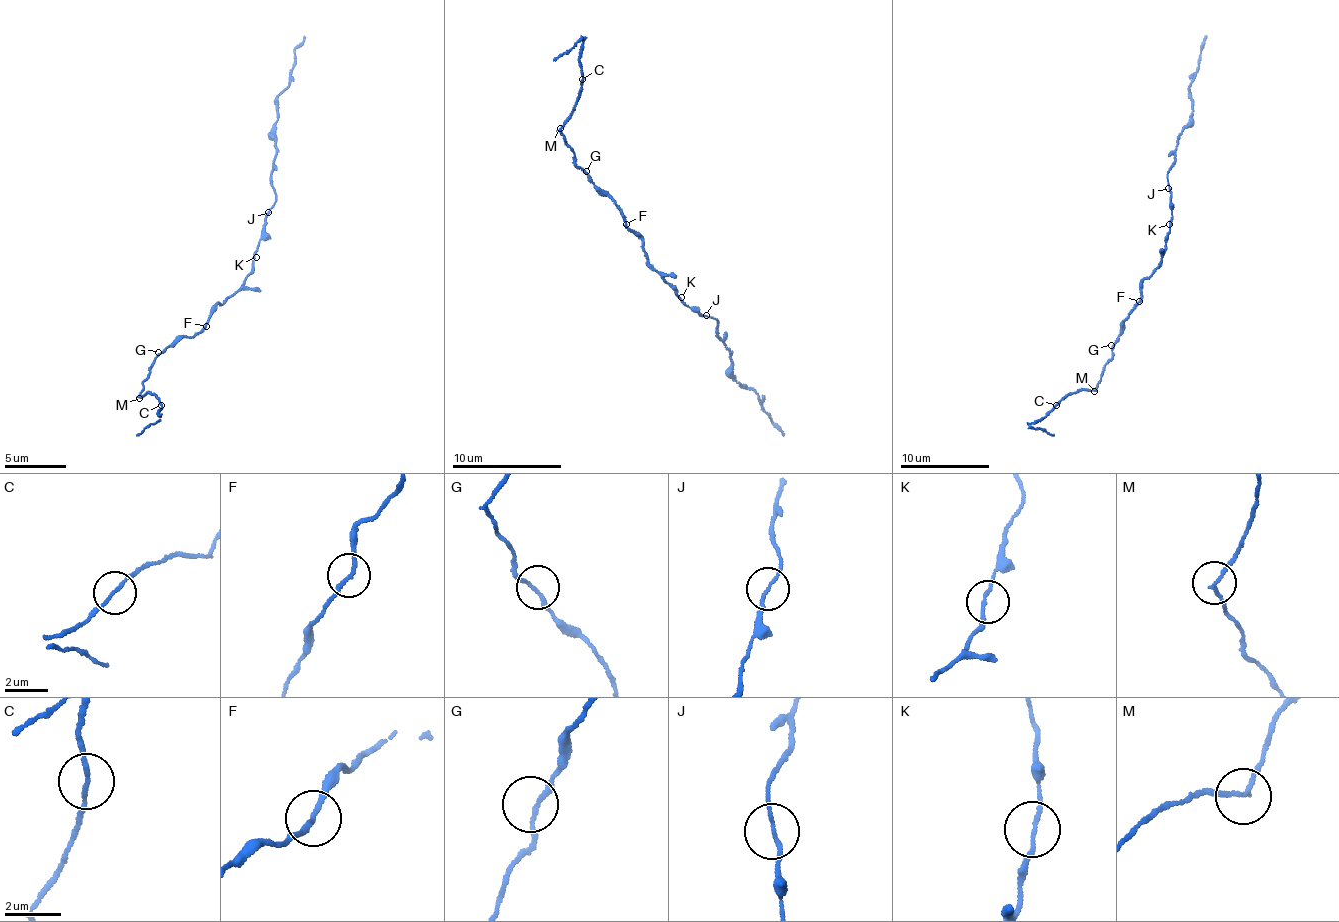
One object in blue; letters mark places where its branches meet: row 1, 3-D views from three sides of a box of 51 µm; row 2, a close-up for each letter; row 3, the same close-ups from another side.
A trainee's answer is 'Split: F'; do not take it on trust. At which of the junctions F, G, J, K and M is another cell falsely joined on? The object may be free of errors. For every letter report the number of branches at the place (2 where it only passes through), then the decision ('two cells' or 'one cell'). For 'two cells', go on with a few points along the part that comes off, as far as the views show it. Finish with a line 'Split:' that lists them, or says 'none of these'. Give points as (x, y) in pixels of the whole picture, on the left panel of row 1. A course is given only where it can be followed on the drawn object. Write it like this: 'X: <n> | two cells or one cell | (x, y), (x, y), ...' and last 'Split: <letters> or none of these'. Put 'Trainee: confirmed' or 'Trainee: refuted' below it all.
F: 2 | one cell
G: 2 | one cell
J: 2 | one cell
K: 2 | one cell
M: 2 | one cell
Split: none of these
Trainee: refuted

